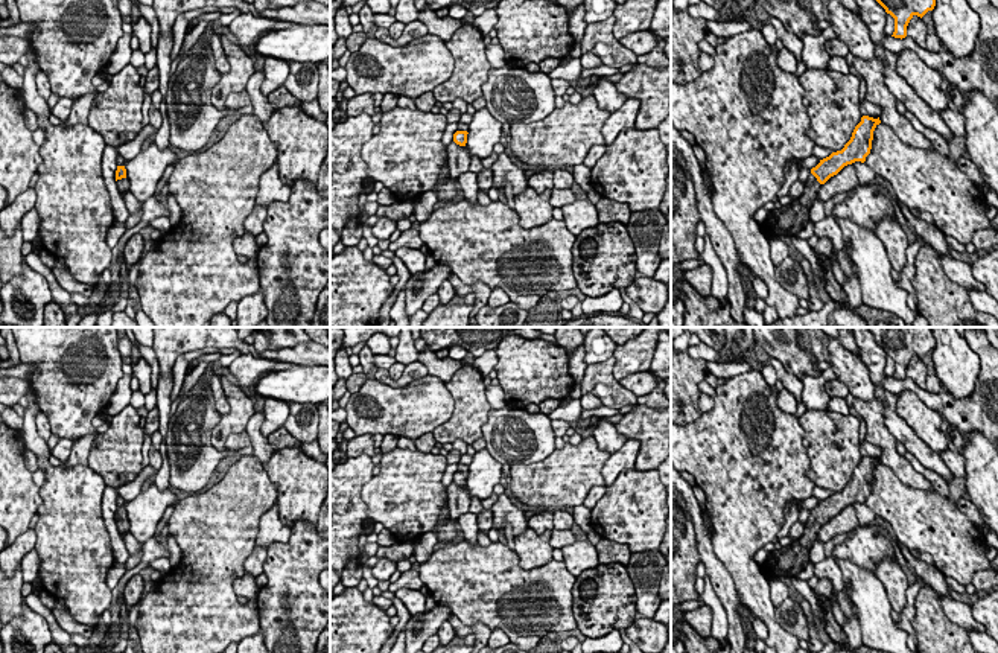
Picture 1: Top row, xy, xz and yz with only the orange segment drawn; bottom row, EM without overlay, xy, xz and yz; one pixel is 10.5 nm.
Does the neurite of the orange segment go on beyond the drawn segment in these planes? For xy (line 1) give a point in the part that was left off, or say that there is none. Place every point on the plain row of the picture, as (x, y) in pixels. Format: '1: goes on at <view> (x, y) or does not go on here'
1: goes on at xy (122, 525)

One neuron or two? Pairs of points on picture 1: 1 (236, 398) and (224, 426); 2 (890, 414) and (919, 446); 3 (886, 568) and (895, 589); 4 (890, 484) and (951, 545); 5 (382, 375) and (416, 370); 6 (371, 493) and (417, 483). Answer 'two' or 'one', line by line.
1: one
2: one
3: one
4: one
5: one
6: one

